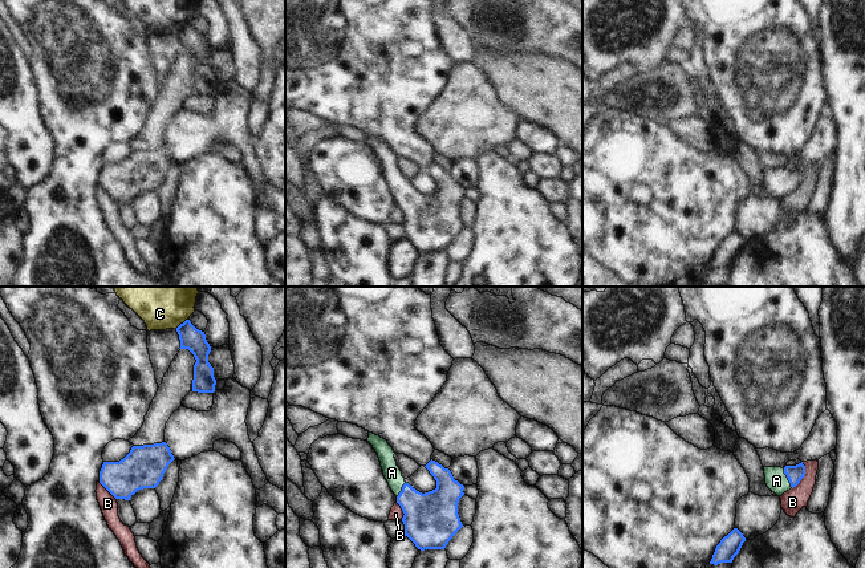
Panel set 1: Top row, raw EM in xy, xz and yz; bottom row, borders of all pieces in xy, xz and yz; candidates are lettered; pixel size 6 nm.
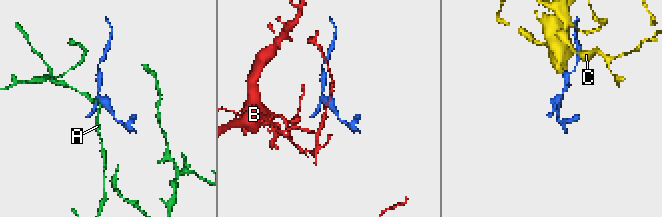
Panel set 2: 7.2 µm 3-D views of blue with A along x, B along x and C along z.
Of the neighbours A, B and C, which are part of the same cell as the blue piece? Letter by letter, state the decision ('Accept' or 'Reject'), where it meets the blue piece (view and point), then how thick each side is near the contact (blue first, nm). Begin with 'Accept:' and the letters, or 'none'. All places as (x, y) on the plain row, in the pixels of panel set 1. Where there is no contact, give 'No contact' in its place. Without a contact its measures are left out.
Accept: A
A: Accept. Touches blue at yz (787, 179). Thickness 100 nm (blue) against 140 nm
B: Reject. Touches blue at yz (804, 177). Thickness 100 nm (blue) against 140 nm
C: Reject. Touches blue at xy (181, 27). Thickness 140 nm (blue) against 200 nm.

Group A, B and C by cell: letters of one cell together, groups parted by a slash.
A / B / C

